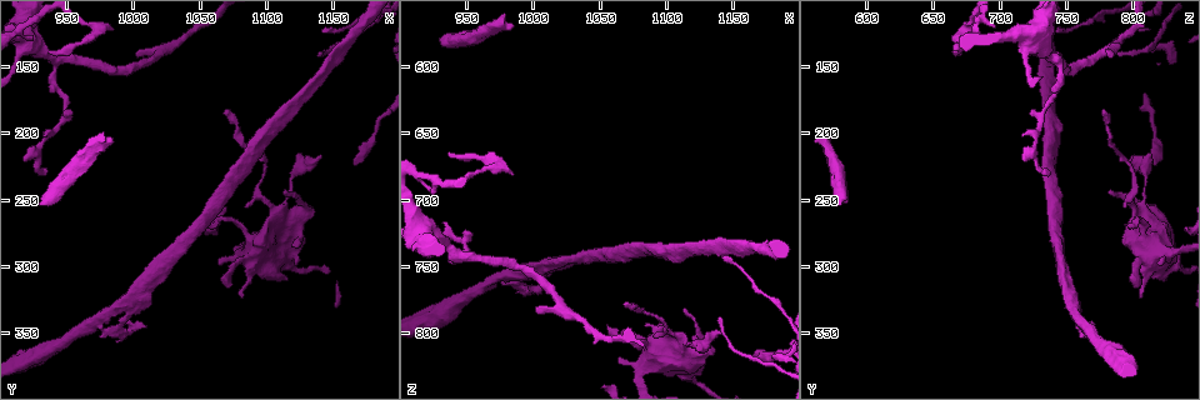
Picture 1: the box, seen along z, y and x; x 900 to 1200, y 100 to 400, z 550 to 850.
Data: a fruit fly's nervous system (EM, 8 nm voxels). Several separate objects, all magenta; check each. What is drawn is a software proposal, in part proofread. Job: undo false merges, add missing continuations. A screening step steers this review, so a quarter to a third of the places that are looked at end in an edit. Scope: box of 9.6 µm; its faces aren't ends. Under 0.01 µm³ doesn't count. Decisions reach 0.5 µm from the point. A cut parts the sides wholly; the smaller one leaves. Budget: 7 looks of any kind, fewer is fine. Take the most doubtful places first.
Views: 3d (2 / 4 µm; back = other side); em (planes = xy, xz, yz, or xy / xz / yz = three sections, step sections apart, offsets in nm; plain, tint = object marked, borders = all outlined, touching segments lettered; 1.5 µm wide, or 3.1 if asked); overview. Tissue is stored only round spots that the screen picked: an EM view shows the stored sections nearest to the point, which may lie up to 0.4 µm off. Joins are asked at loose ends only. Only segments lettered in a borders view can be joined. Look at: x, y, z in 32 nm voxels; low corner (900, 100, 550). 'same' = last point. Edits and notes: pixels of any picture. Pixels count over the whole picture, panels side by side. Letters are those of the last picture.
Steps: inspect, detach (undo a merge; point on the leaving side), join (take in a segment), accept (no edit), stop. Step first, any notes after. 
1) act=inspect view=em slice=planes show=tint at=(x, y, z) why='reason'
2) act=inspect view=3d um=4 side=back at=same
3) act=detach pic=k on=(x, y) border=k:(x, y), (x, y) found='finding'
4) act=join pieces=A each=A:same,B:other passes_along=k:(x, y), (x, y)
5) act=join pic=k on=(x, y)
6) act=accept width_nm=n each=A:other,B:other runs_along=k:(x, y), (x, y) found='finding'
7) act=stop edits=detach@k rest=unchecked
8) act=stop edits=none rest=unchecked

act=inspect view=3d um=4 at=(1082, 272, 808) why='thick turns thin'

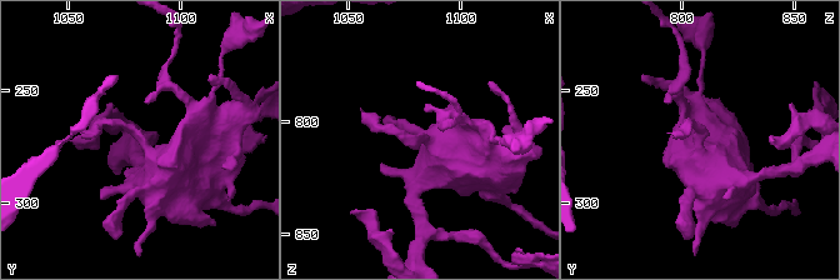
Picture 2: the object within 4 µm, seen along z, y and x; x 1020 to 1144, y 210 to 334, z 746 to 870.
act=inspect view=em slice=xz step=8 show=borders at=(1080, 271, 809) why='shape alone is not enough'

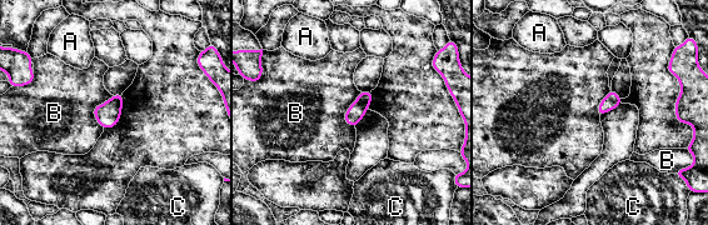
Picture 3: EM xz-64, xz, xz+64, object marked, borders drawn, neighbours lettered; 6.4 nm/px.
act=inspect view=em slice=planes show=borders at=same

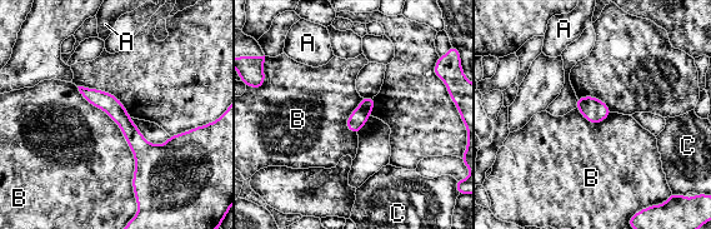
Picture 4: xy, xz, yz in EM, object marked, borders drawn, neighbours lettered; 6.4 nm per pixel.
act=accept each=A:other,B:other,C:other runs_along=4:(83, 90), (149, 150), (186, 138) found='one neuron here'

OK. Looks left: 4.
act=inspect view=em slice=planes show=borders at=(932, 232, 738) why='free end'

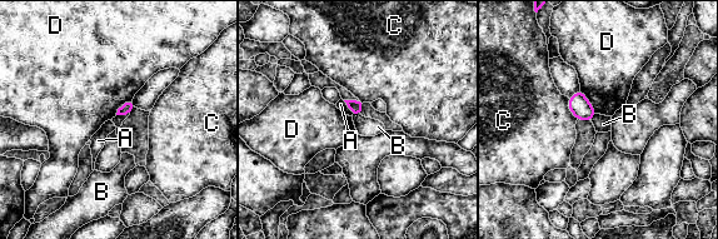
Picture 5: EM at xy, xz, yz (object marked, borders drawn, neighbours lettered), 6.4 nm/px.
act=accept width_nm=80 each=A:other,B:other,C:other,D:other border=5:(129, 113), (116, 115) found='no lettered segment goes on from it'

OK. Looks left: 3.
act=inspect view=em slice=xz step=8 show=borders at=(1142, 124, 744) why='thin end'

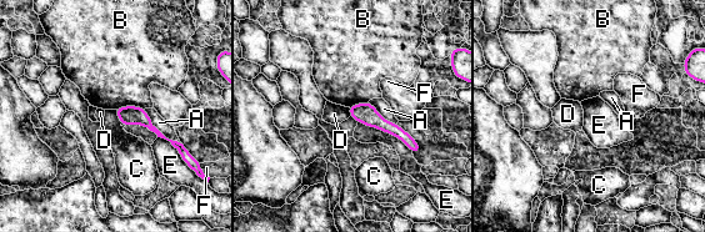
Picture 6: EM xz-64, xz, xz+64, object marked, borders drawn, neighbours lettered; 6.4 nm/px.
act=accept width_nm=130 each=A:other,B:other,C:other,D:other,E:other,F:other border=6:(348, 107), (350, 115) found='none of them fits'

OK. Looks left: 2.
act=stop edits=none rest=unchecked

